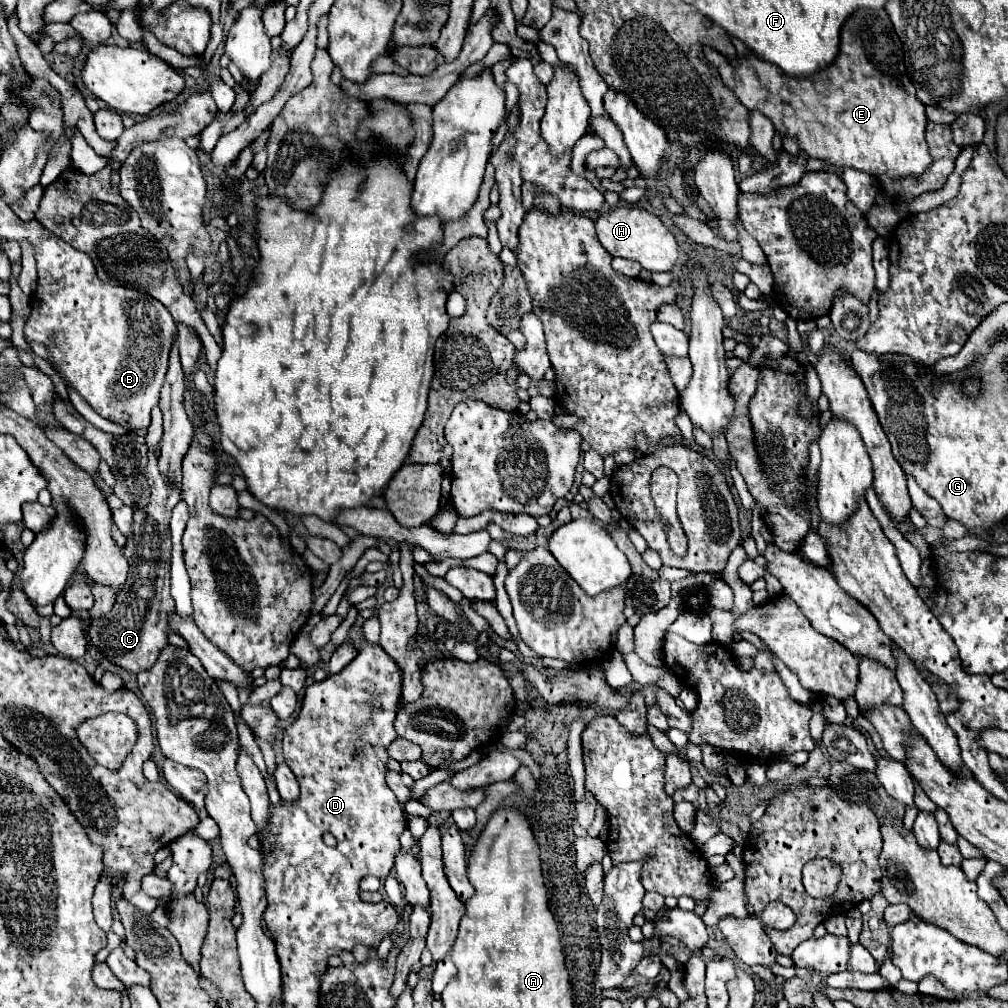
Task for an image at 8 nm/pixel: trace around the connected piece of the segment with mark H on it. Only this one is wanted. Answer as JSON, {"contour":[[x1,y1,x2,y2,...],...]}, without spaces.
{"contour":[[615,207,607,213,601,213,595,221,597,237,601,245,617,257,625,257,641,263,647,271,671,271,679,259,679,243,669,227,661,223,653,213,639,207]]}

